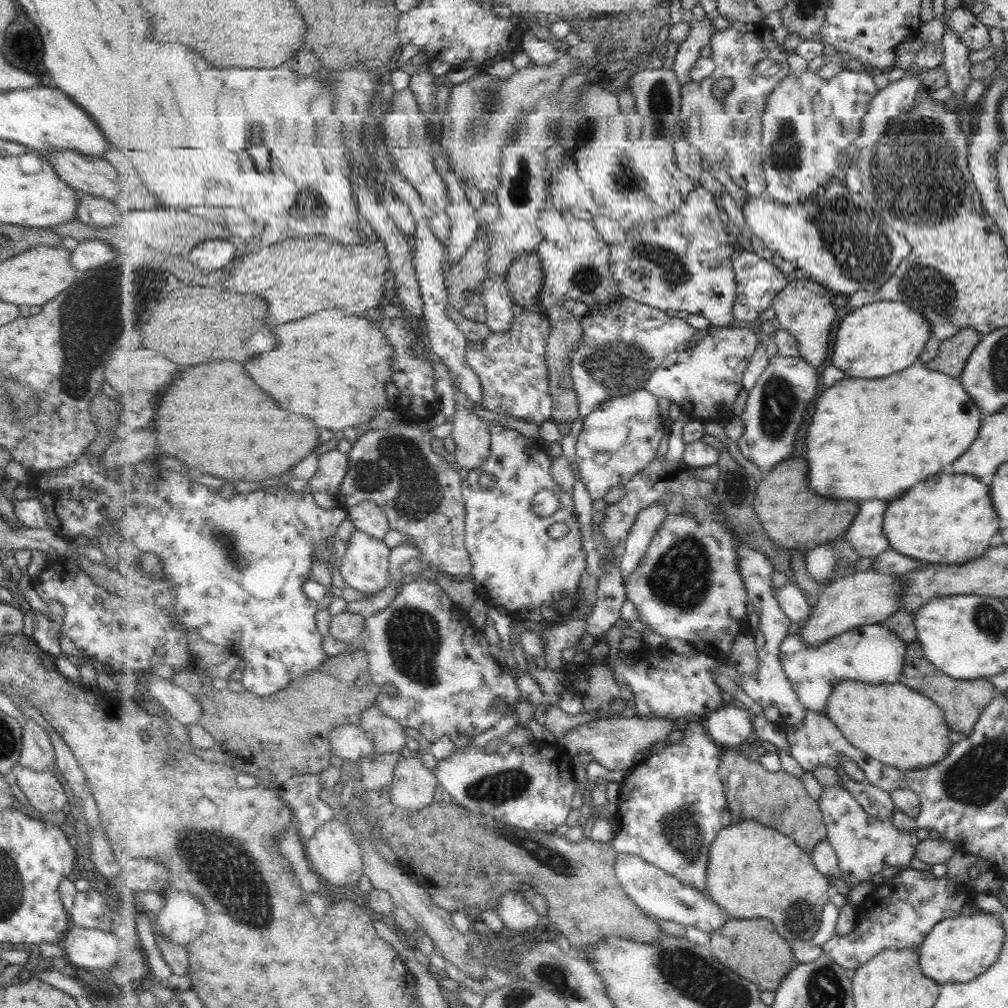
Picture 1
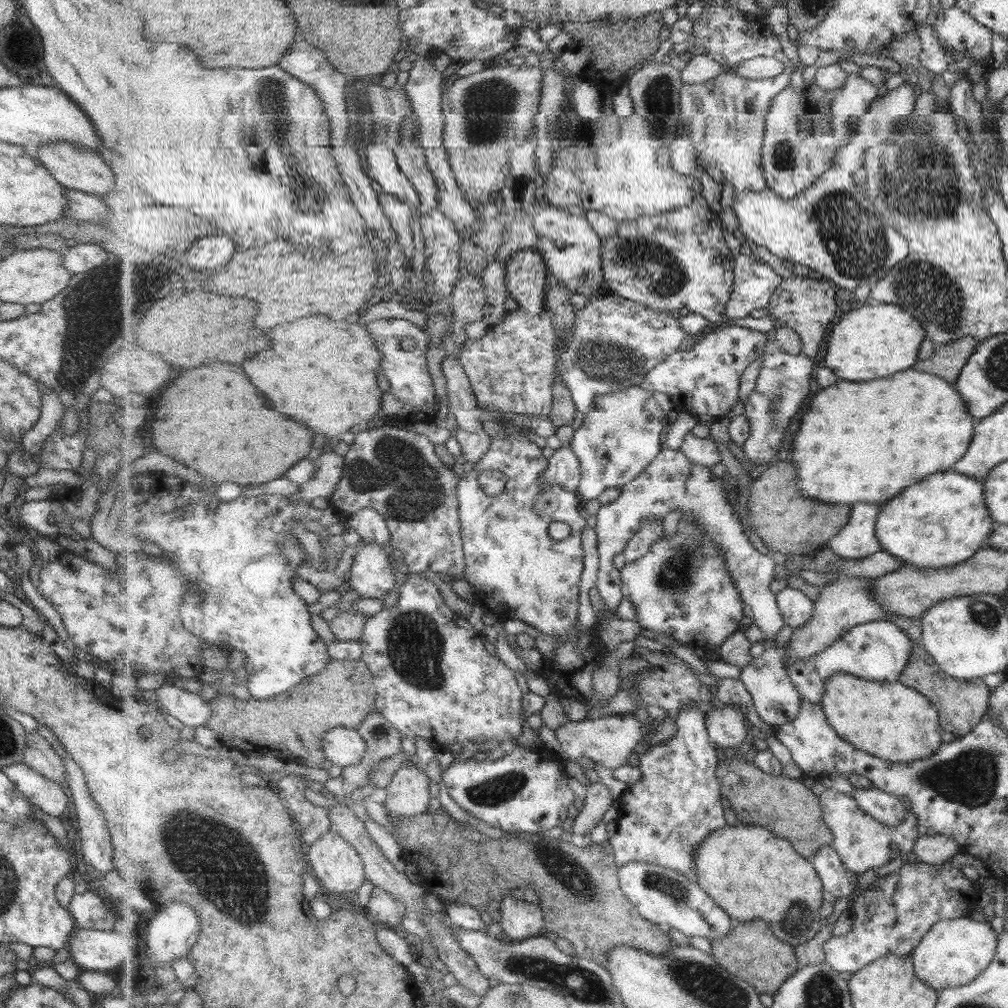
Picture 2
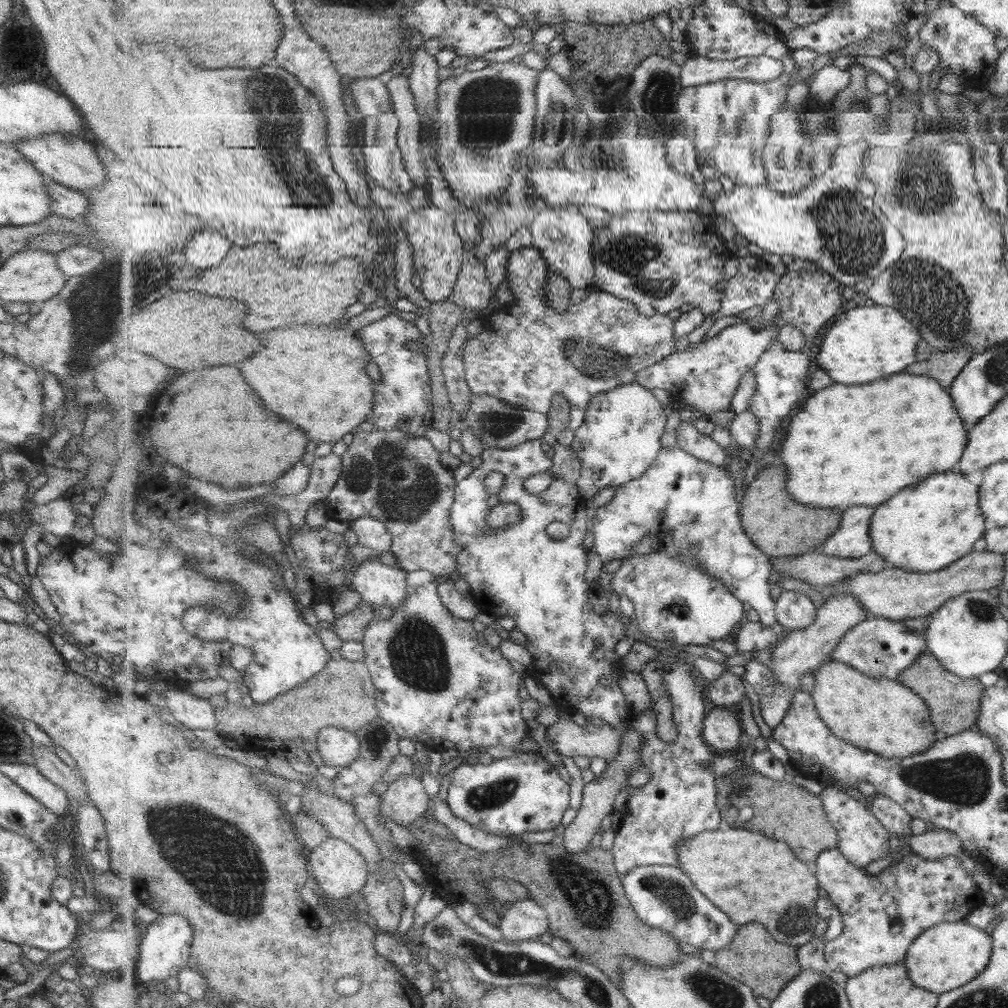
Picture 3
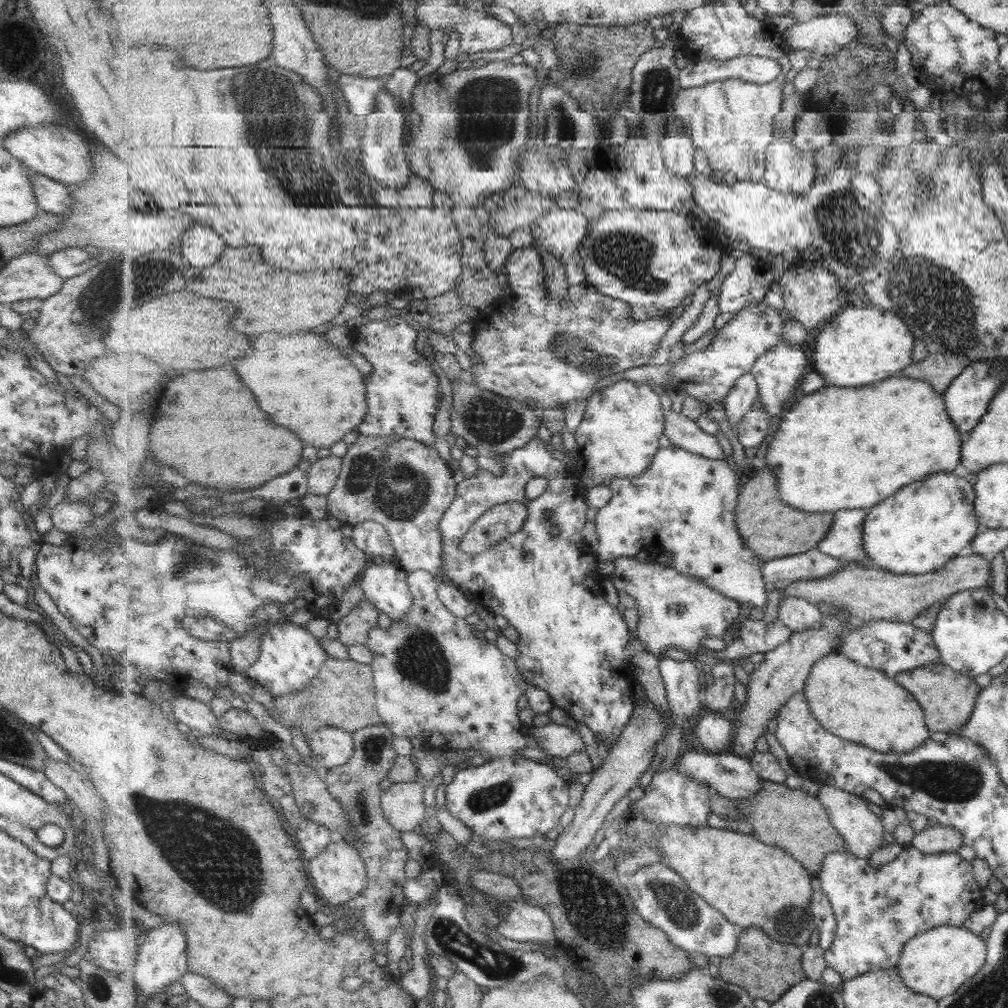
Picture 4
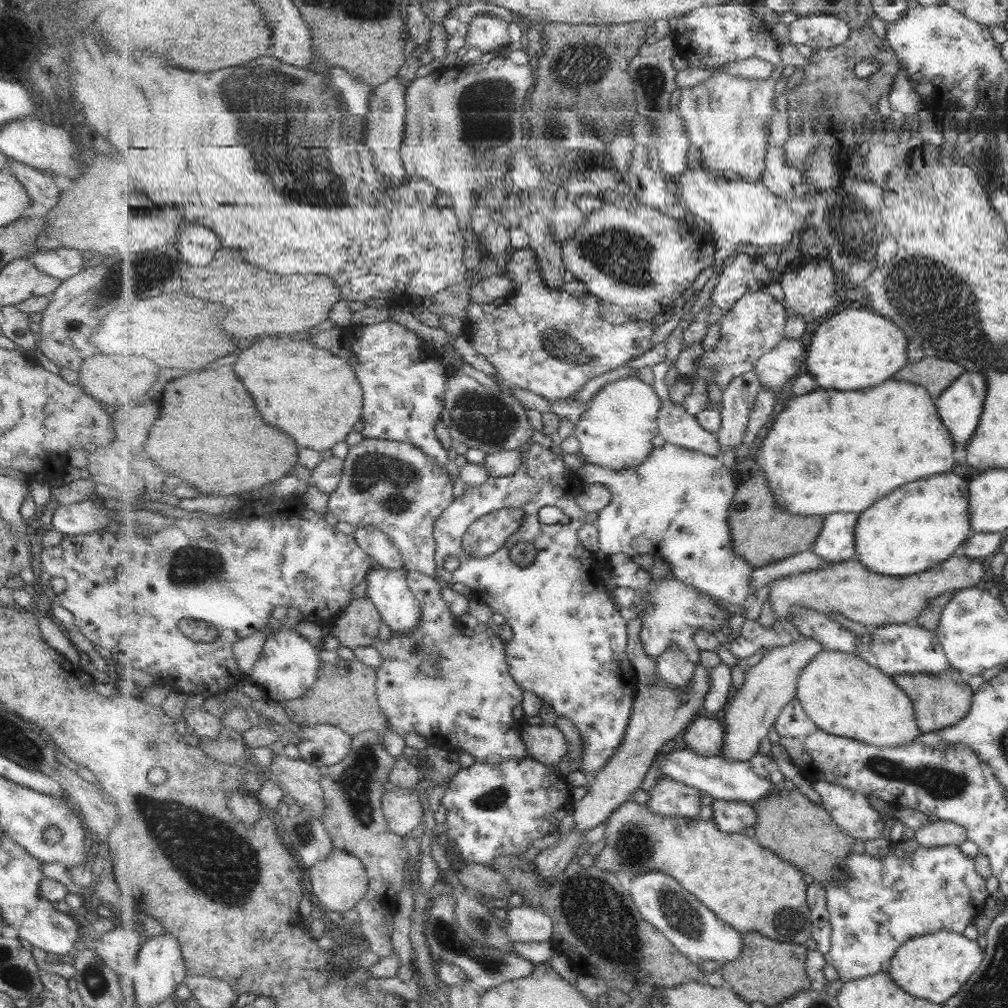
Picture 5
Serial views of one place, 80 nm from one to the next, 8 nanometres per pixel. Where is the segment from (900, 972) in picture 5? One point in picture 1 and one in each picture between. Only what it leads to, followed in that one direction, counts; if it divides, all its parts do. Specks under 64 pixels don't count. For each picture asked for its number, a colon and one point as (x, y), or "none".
1: (957, 949)
2: (953, 952)
3: (946, 956)
4: (936, 963)

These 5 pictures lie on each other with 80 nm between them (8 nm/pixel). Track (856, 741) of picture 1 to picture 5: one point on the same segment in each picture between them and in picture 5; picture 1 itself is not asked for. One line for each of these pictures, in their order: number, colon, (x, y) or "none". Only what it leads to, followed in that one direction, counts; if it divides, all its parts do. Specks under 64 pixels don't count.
2: (888, 719)
3: (875, 713)
4: (863, 705)
5: (845, 695)

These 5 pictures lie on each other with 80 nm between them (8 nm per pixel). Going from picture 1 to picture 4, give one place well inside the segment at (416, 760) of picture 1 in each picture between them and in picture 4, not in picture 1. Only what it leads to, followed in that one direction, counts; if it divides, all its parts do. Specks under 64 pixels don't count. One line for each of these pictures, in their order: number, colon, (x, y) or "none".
2: (407, 795)
3: (405, 800)
4: (403, 804)

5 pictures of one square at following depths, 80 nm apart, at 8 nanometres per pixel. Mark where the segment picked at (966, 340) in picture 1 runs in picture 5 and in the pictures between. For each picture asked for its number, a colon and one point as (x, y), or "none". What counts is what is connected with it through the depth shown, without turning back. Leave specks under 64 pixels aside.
2: (948, 359)
3: (944, 366)
4: (939, 371)
5: (935, 374)

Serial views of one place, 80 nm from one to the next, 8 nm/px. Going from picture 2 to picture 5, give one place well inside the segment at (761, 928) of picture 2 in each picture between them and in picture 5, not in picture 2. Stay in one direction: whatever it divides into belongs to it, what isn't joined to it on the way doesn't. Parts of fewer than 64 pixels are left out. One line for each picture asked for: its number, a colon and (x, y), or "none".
3: (756, 958)
4: (768, 969)
5: (768, 971)

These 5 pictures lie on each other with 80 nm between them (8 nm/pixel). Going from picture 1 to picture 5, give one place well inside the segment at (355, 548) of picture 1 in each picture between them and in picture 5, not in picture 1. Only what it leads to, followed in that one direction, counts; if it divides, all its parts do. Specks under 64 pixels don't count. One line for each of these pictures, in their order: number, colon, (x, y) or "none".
2: (370, 575)
3: (378, 584)
4: (384, 584)
5: (388, 589)

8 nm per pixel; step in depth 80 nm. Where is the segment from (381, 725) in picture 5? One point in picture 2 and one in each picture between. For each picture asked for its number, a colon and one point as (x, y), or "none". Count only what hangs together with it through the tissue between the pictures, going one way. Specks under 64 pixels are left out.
2: (294, 723)
3: (343, 694)
4: (343, 694)

